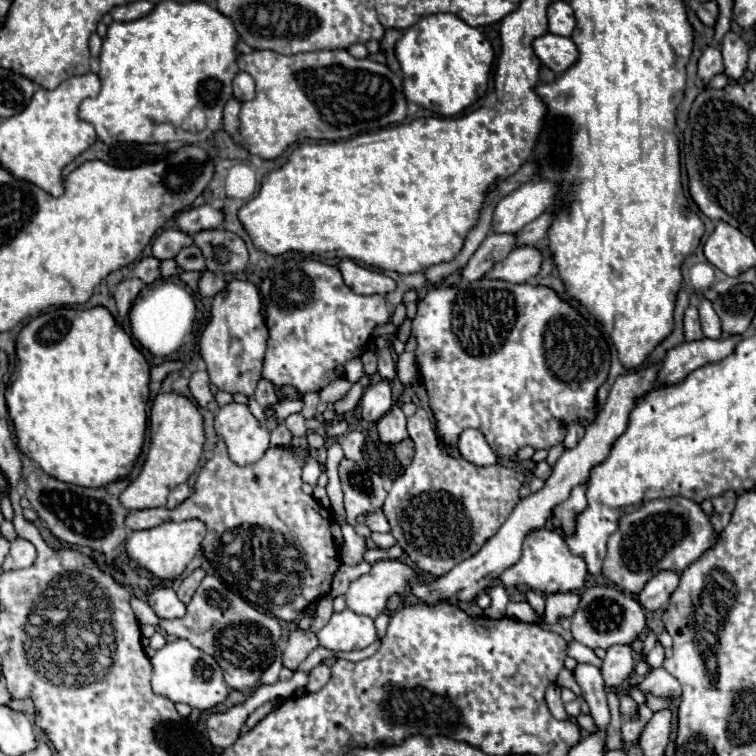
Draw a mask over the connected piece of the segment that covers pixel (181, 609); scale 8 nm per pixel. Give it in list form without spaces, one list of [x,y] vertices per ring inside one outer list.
[[[155,588],[147,596],[147,604],[161,618],[181,618],[181,616],[185,616],[185,604],[181,604],[177,600],[177,594],[175,594],[173,588]]]

